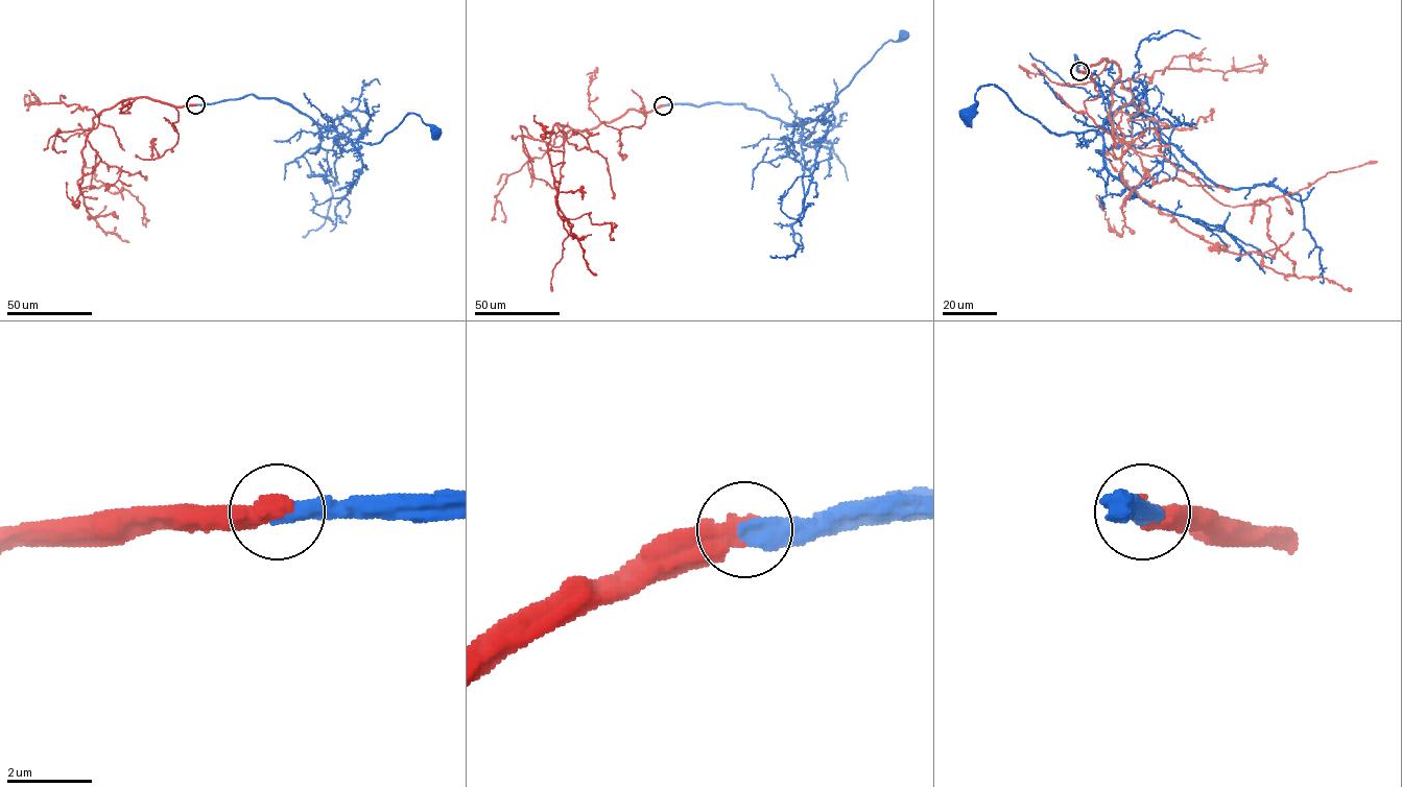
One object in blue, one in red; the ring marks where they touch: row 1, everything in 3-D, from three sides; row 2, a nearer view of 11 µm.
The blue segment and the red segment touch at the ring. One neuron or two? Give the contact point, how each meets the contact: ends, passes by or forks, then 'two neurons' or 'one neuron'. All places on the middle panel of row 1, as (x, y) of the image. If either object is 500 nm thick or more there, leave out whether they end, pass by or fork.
(663, 105) | one neuron

